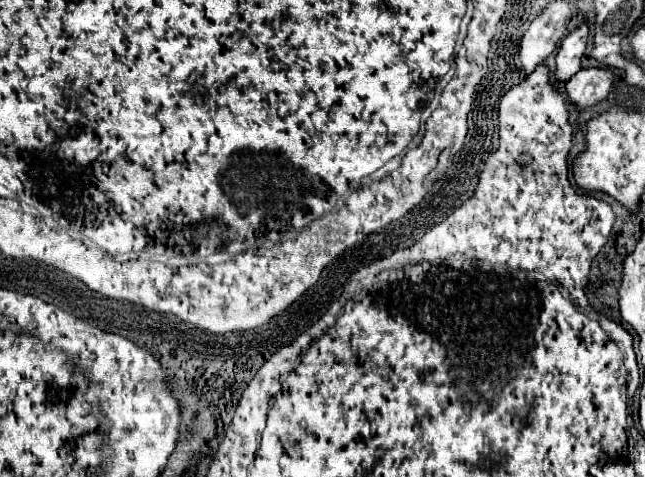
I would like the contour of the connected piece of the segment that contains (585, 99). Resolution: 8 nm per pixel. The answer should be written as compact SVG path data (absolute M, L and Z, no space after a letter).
M581 68L567 82L567 96L579 108L589 108L607 98L615 74L607 68Z

